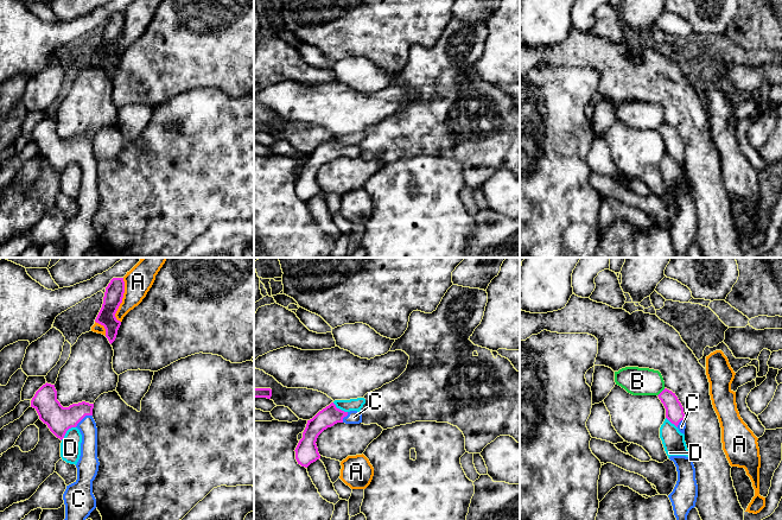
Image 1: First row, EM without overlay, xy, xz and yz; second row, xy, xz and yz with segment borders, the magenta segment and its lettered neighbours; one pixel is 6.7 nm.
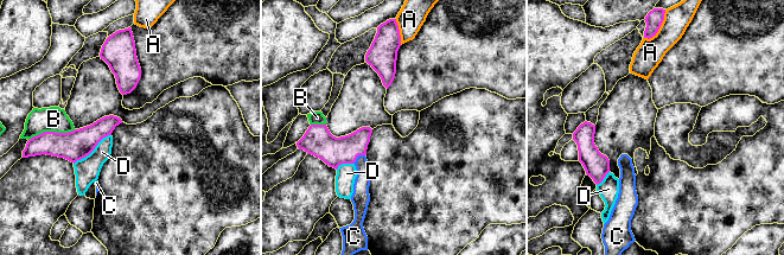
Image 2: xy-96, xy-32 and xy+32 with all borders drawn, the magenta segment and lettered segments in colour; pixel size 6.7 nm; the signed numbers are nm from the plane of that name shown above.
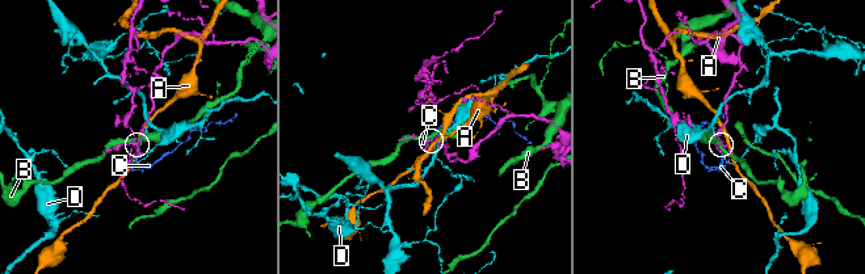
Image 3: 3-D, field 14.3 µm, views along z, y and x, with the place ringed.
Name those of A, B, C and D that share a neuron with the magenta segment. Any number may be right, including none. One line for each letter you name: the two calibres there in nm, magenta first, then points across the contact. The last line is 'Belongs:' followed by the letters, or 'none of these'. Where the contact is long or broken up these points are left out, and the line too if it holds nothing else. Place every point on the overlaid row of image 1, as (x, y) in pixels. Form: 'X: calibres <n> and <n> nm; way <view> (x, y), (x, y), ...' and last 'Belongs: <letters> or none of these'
C: calibres 180 and 120 nm; way xy (59, 419), (83, 417), (87, 426)
Belongs: C

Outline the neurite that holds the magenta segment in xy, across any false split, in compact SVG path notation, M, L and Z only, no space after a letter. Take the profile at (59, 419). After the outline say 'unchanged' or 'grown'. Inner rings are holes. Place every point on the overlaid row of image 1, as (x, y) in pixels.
M45 383L31 400L39 419L61 440L66 431L77 427L82 435L81 456L76 464L77 480L66 486L63 494L65 505L64 520L85 520L96 508L93 481L98 471L97 427L93 418L94 404L85 401L63 407L57 400L55 385Z | grown

